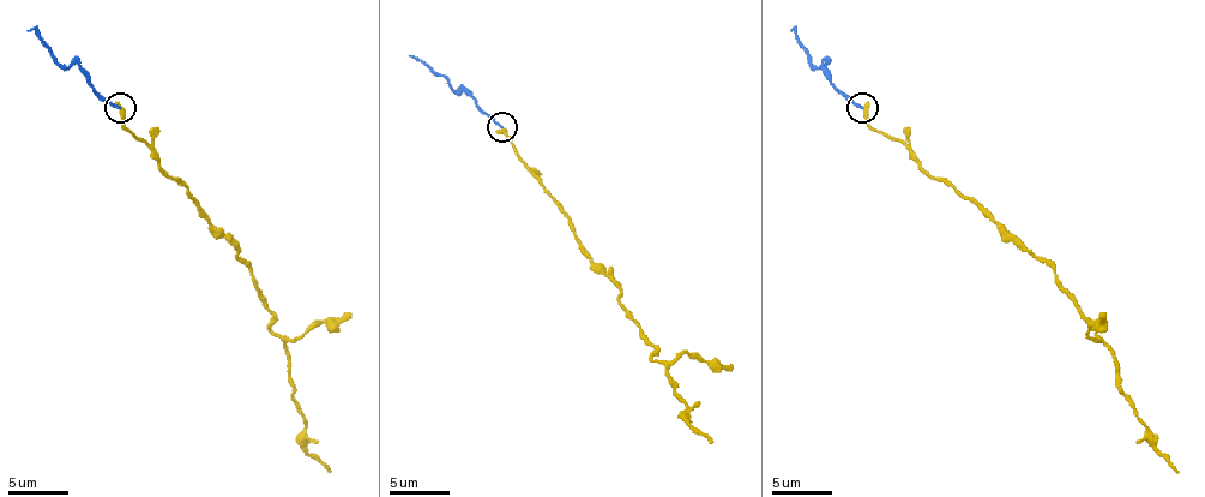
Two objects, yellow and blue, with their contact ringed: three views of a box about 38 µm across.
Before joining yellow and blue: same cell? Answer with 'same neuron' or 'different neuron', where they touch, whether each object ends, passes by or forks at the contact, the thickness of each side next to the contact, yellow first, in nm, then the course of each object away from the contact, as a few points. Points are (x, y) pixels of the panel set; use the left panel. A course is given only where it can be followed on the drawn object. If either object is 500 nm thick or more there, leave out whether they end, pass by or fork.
same neuron; place (120, 108); yellow ends; blue ends; calibres 360 and 140 nm; course yellow (119, 107), (128, 129), (253, 271), (271, 329), (289, 359), (305, 448), (331, 472); course blue (119, 107), (85, 79), (77, 65), (61, 65), (49, 47), (28, 31)

